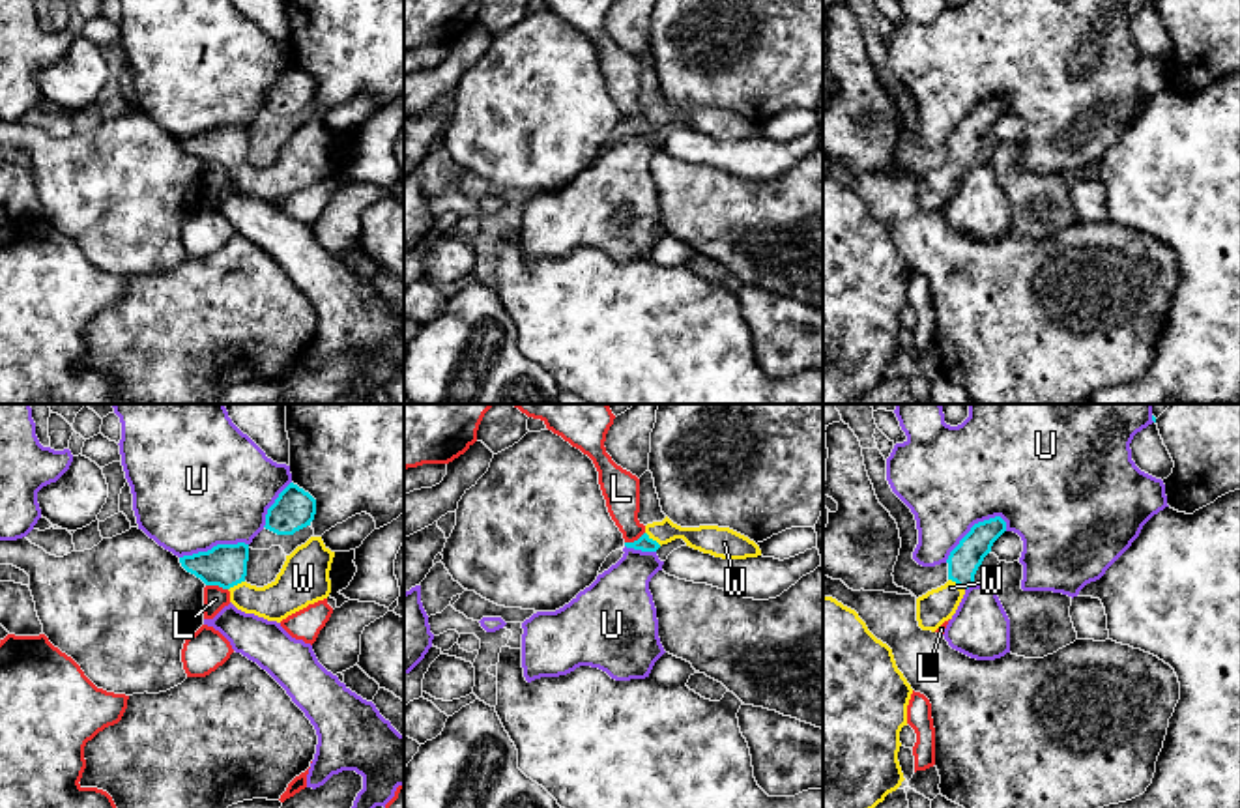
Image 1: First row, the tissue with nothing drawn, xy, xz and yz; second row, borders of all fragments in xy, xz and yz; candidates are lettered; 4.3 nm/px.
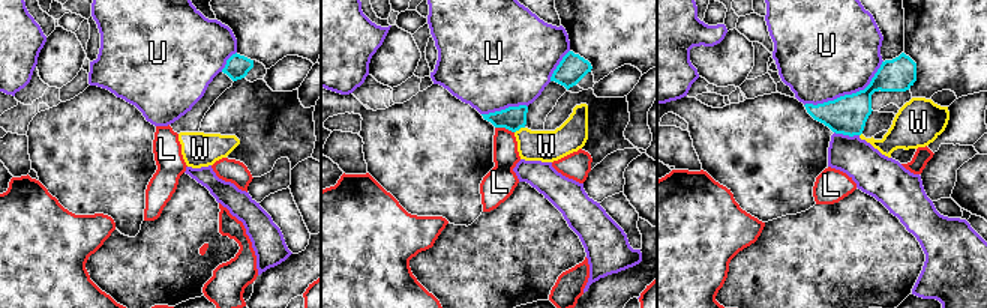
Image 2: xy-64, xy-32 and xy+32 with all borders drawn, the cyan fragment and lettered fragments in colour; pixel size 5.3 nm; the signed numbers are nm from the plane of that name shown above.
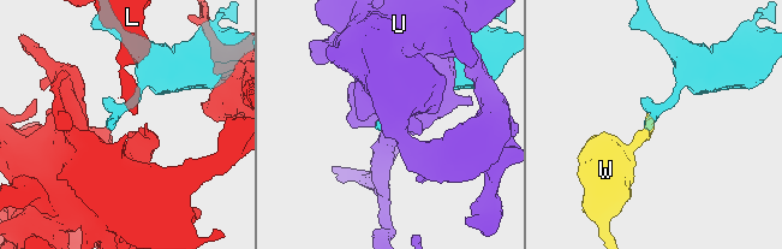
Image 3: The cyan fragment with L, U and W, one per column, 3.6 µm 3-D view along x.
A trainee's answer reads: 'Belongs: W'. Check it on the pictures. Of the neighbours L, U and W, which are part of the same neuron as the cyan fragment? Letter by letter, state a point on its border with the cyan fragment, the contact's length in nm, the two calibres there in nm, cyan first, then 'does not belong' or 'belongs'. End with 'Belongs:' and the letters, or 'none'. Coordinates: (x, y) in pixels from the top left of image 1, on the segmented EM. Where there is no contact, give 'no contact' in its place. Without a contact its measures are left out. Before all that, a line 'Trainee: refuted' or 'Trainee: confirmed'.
Trainee: confirmed
L: xy (217, 584) | 100 nm | 190/100 nm | does not belong
U: yz (971, 528) | 320 nm | 140/440 nm | does not belong
W: xz (651, 539) | 90 nm | 70/130 nm | belongs
Belongs: W

